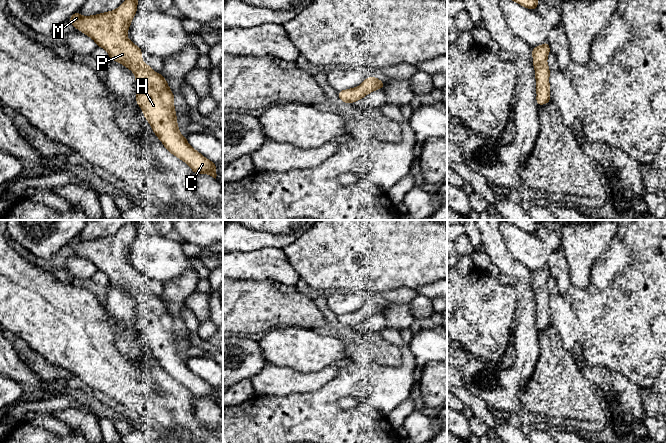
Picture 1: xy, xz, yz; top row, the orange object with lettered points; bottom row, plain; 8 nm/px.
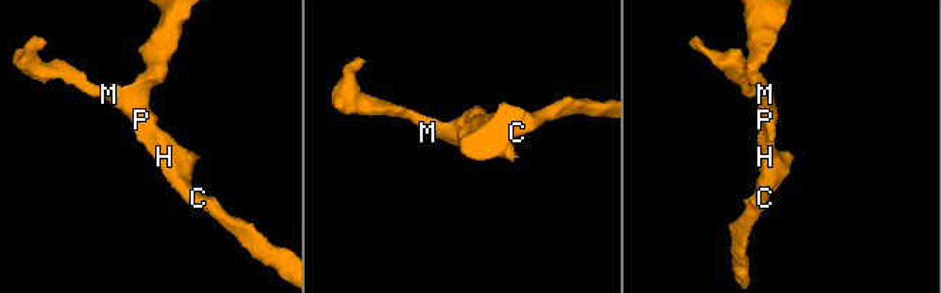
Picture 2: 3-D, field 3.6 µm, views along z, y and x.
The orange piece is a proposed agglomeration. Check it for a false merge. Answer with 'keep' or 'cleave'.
keep

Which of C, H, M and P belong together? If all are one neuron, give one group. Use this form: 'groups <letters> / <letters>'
groups C H M P

